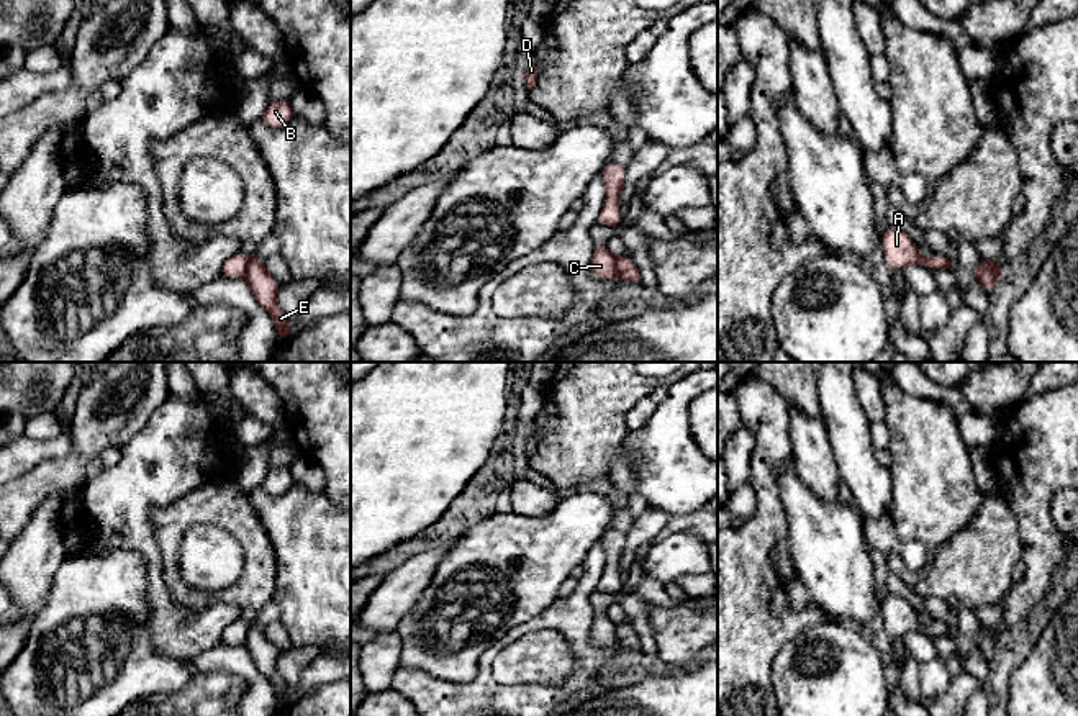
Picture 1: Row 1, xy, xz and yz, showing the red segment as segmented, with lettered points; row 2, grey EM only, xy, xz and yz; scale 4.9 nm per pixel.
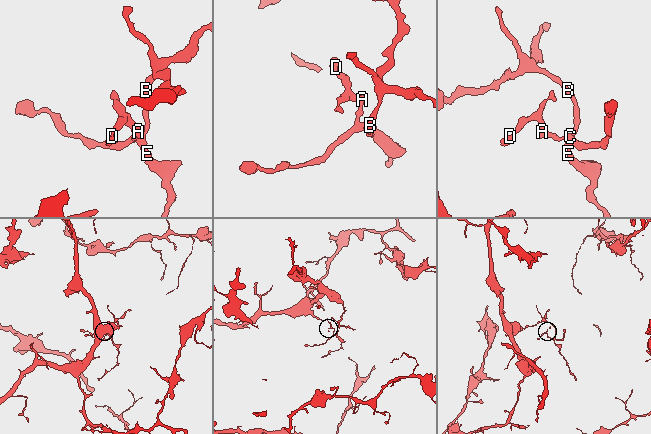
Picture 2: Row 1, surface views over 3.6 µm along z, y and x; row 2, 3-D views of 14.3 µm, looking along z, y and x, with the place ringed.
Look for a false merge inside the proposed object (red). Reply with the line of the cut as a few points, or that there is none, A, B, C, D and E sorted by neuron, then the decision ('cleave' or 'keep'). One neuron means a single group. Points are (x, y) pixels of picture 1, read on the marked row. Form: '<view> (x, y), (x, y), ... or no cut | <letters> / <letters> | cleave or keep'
xz (615, 258), (618, 277) | A C D / B E | cleave

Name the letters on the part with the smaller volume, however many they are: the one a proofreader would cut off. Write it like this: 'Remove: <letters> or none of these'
Remove: A, C, D

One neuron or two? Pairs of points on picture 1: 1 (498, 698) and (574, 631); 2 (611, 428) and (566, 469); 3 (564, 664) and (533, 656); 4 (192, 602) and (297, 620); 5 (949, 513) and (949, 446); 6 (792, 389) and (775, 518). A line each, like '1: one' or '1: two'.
1: one
2: one
3: one
4: two
5: one
6: two

